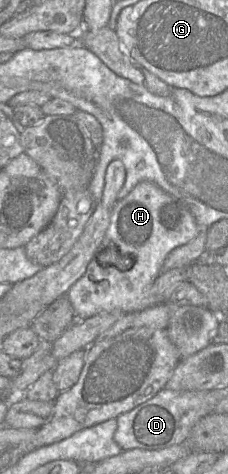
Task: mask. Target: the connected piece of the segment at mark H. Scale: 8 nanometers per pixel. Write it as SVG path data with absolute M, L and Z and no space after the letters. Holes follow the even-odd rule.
M149 181L138 183L125 198L118 200L114 205L110 224L100 246L88 264L84 275L71 286L66 294L76 318L84 320L105 312L129 314L156 305L156 297L151 294L151 288L161 273L165 258L175 248L192 241L201 229L206 228L199 228L191 212L158 185ZM111 245L117 249L117 263L124 267L130 266L130 269L120 270L117 266L103 266L99 263L99 255Z

